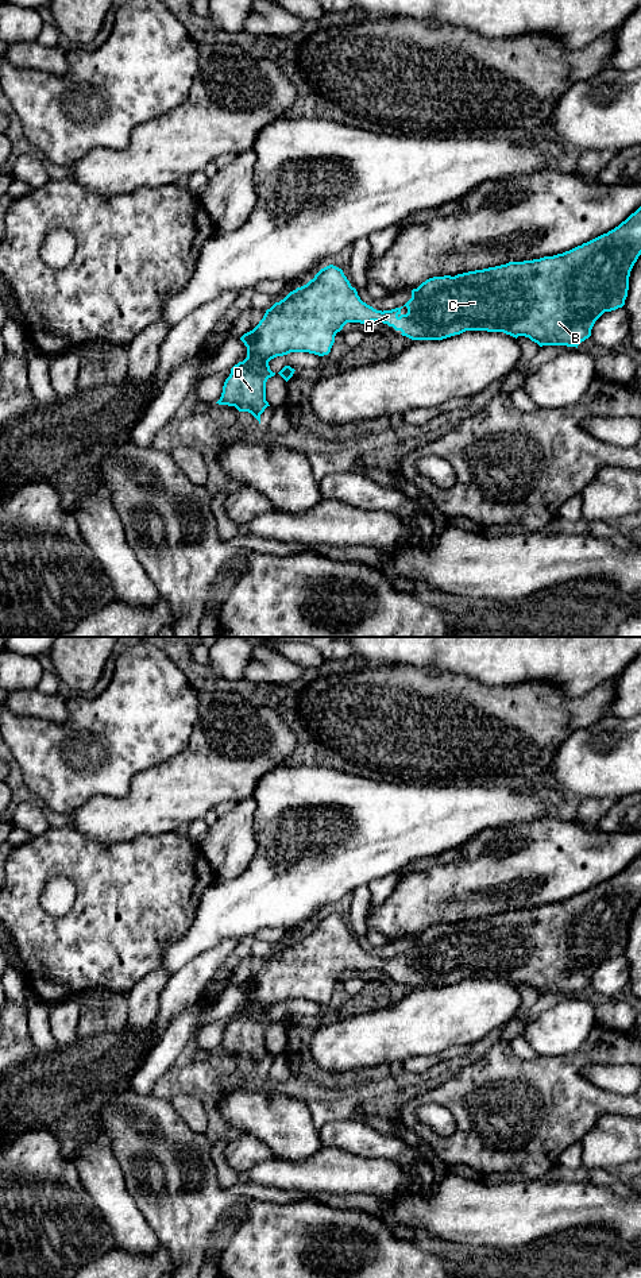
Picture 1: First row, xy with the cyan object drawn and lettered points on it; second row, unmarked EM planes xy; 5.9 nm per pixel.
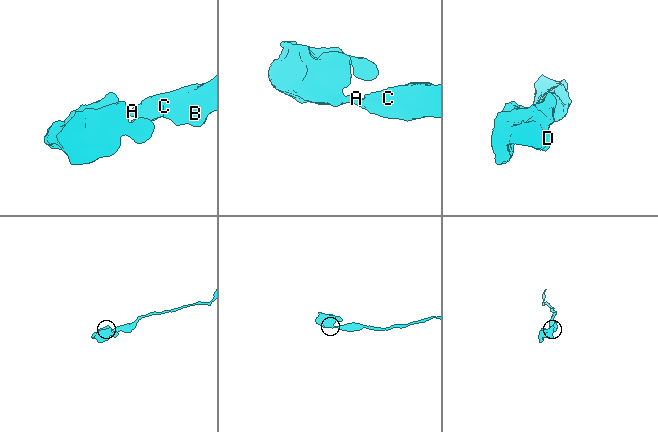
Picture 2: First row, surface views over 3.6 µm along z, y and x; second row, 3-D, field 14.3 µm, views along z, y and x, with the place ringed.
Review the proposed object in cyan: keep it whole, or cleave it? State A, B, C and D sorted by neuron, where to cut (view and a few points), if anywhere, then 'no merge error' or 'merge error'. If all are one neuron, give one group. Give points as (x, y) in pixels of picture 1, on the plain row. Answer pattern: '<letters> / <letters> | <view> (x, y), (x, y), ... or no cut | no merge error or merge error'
A B C D | no cut | no merge error

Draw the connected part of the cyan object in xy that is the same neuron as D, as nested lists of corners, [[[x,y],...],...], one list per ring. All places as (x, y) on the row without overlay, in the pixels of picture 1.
[[[641,854],[618,874],[582,893],[563,901],[533,908],[509,910],[483,918],[468,919],[455,924],[433,924],[412,938],[412,946],[401,955],[377,958],[360,947],[355,935],[343,918],[329,912],[321,916],[306,933],[290,939],[283,947],[266,958],[259,972],[244,981],[240,988],[247,995],[247,1005],[231,1016],[225,1027],[219,1053],[235,1054],[239,1059],[251,1061],[260,1072],[260,1062],[269,1053],[266,1049],[266,1030],[275,1020],[269,1009],[290,1000],[309,1000],[318,1004],[328,1003],[335,984],[347,970],[379,969],[401,978],[412,988],[443,988],[466,978],[503,980],[513,985],[525,984],[542,993],[576,995],[591,984],[595,969],[605,961],[625,953],[629,938],[630,919],[641,903]]]

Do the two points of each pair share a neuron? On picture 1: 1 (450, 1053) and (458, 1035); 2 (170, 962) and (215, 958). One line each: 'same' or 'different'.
1: different
2: different

